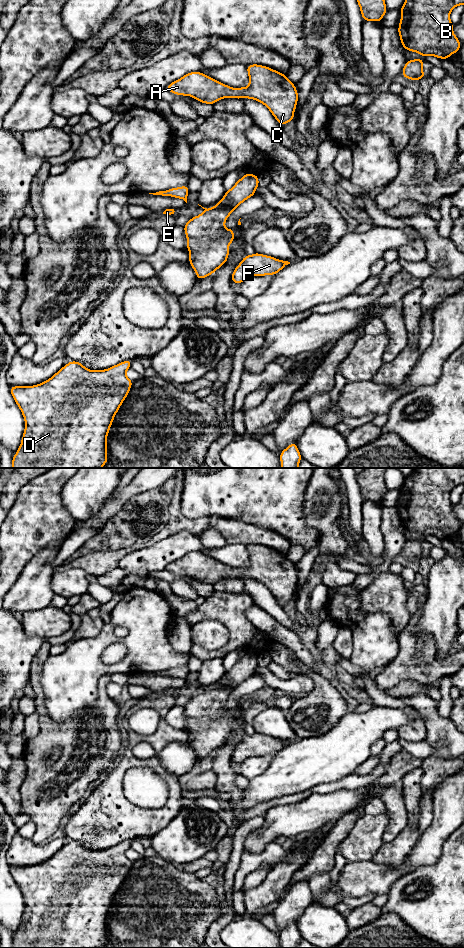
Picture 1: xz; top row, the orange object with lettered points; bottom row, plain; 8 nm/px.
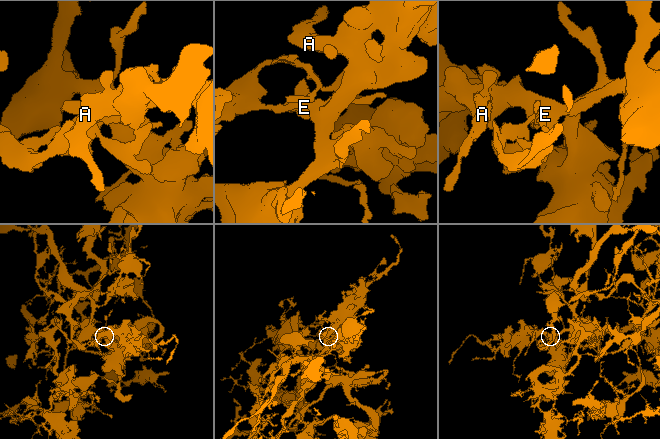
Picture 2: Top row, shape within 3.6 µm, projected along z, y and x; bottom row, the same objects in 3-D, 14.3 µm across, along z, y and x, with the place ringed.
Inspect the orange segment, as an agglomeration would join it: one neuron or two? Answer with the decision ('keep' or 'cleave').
cleave

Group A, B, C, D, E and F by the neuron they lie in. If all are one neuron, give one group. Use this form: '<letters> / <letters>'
A B C D F / E

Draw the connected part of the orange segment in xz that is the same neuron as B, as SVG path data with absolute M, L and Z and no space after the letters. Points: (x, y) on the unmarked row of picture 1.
M414 468L400 489L398 513L405 530L449 539L461 523L453 513L451 491L464 485L464 468Z

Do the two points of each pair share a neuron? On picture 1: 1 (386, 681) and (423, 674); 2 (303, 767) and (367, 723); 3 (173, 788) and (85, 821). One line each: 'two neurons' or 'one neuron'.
1: one neuron
2: one neuron
3: one neuron

